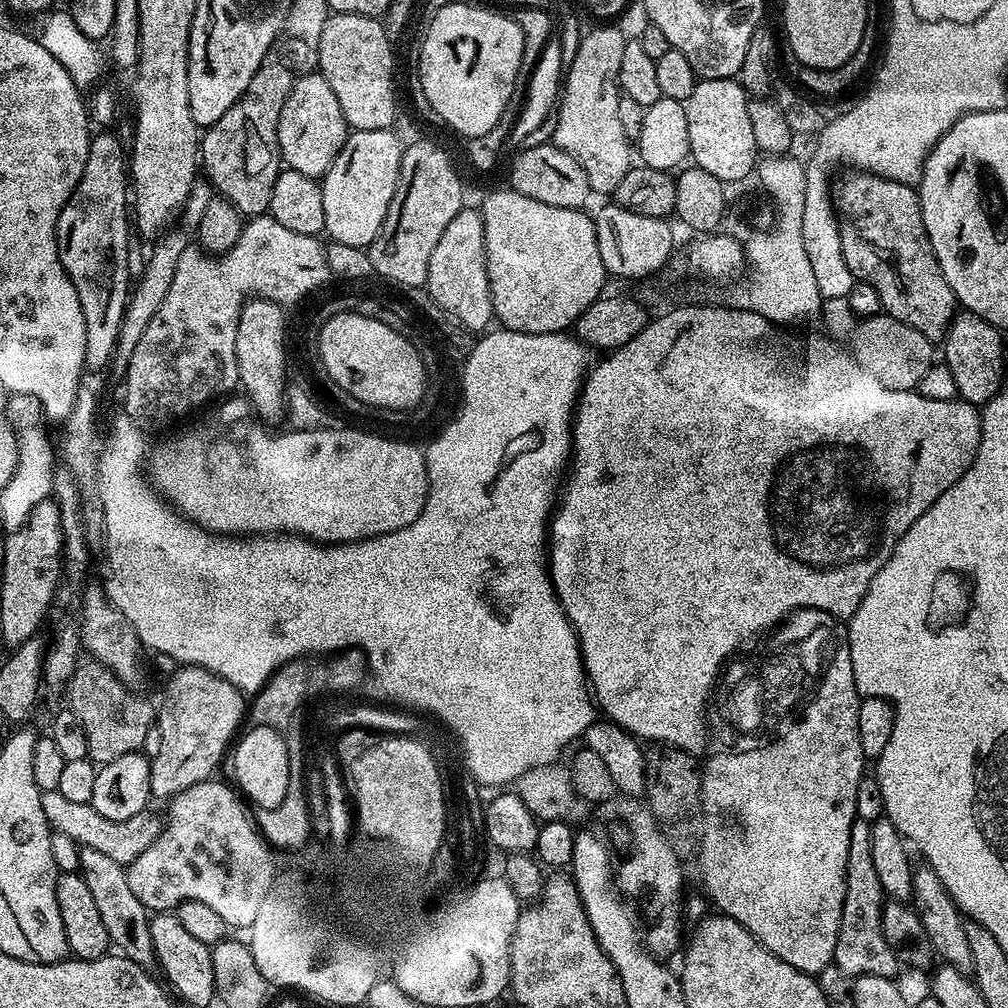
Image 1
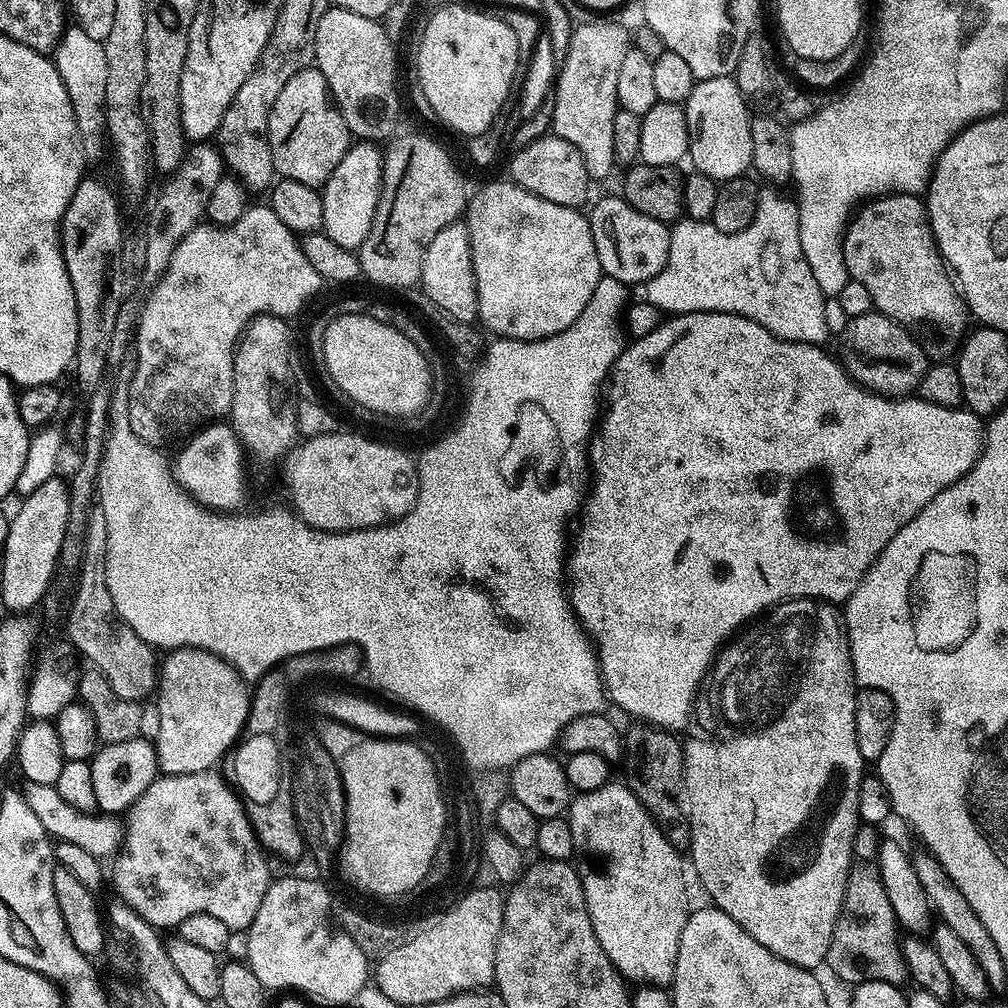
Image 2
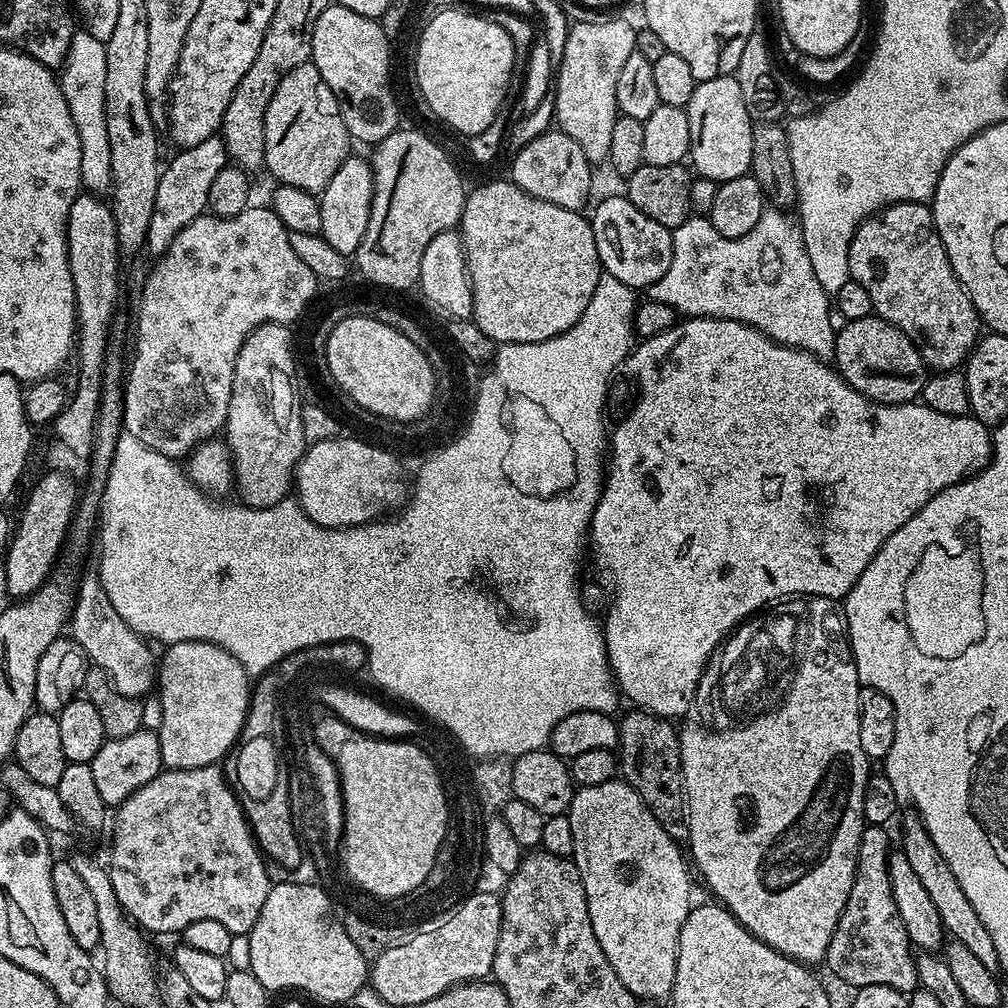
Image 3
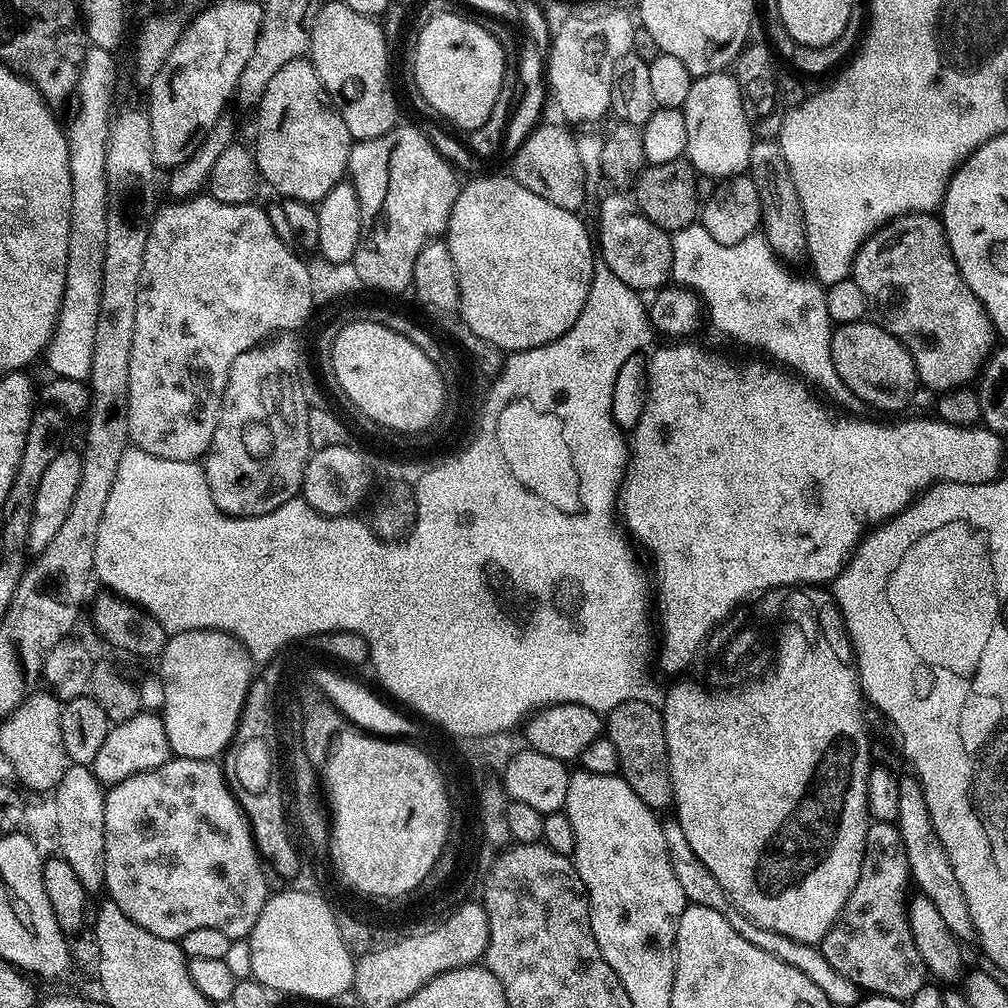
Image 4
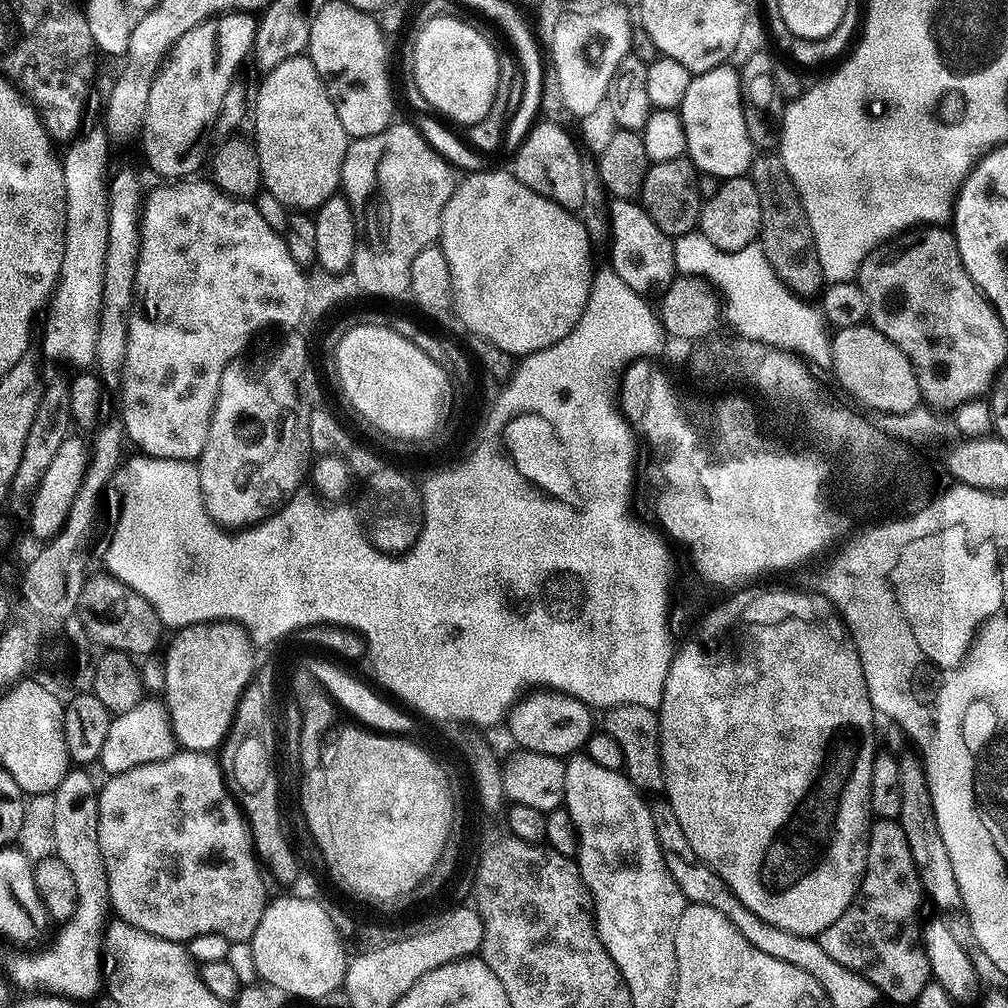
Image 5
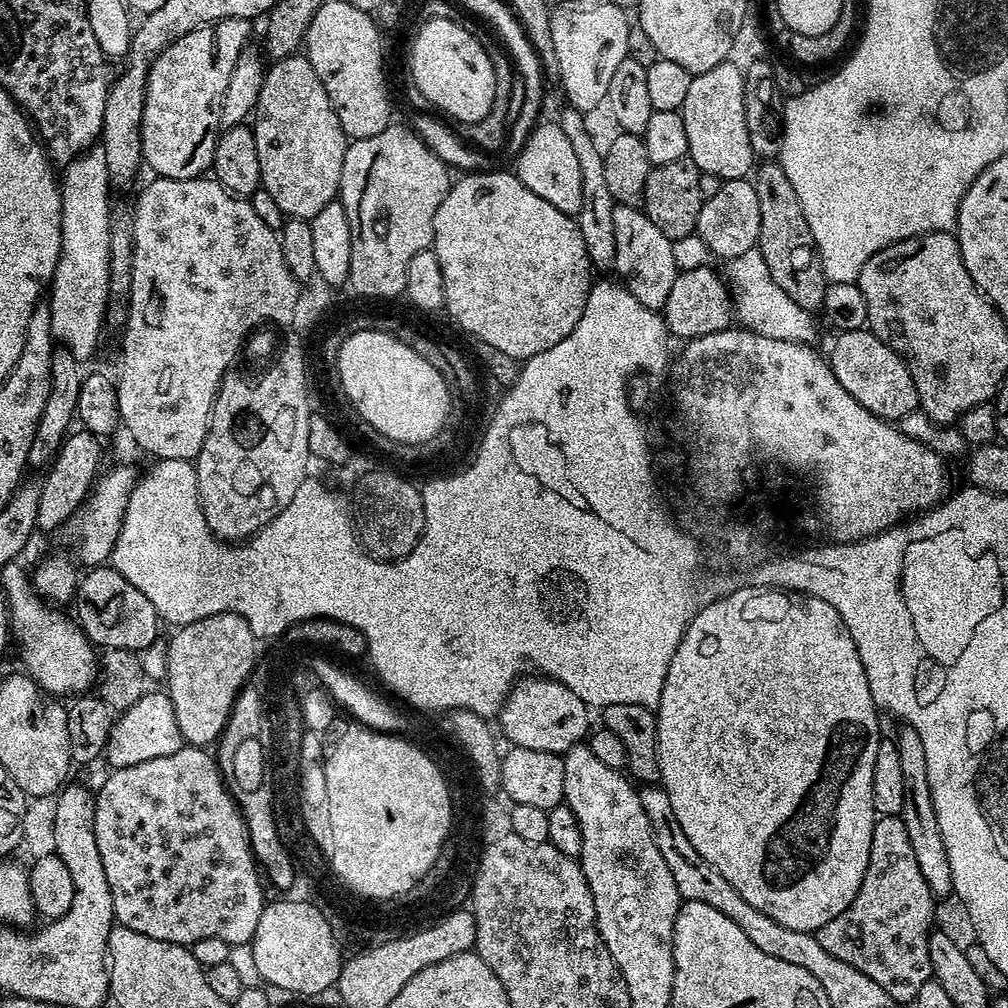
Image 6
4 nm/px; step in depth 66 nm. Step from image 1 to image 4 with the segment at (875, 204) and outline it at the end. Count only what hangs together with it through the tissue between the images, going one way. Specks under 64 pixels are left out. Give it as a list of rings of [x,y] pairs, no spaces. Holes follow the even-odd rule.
[[[909,212],[906,216],[896,217],[894,222],[881,228],[880,231],[872,233],[867,242],[856,251],[856,261],[852,264],[851,279],[856,280],[858,286],[862,286],[862,294],[866,294],[869,305],[874,309],[874,312],[880,315],[877,316],[879,323],[884,325],[887,332],[897,336],[908,348],[908,353],[914,358],[919,383],[923,387],[925,384],[928,388],[936,388],[935,390],[951,390],[977,379],[978,373],[983,369],[984,361],[988,359],[994,348],[994,343],[992,344],[992,336],[994,337],[992,319],[989,318],[988,311],[974,294],[974,290],[970,290],[970,286],[966,286],[966,282],[952,257],[952,251],[948,245],[948,239],[944,233],[944,226],[939,215],[930,212]]]

